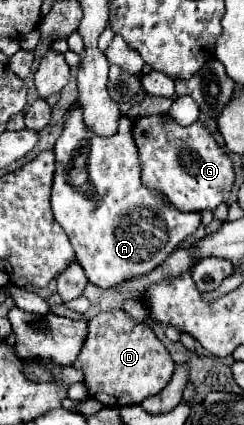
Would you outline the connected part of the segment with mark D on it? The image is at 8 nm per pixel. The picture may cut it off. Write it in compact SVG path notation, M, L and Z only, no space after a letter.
M109 310L87 322L87 334L73 368L83 372L83 384L91 398L103 406L121 408L141 404L145 398L161 392L171 380L175 362L149 324L129 324L121 310Z

